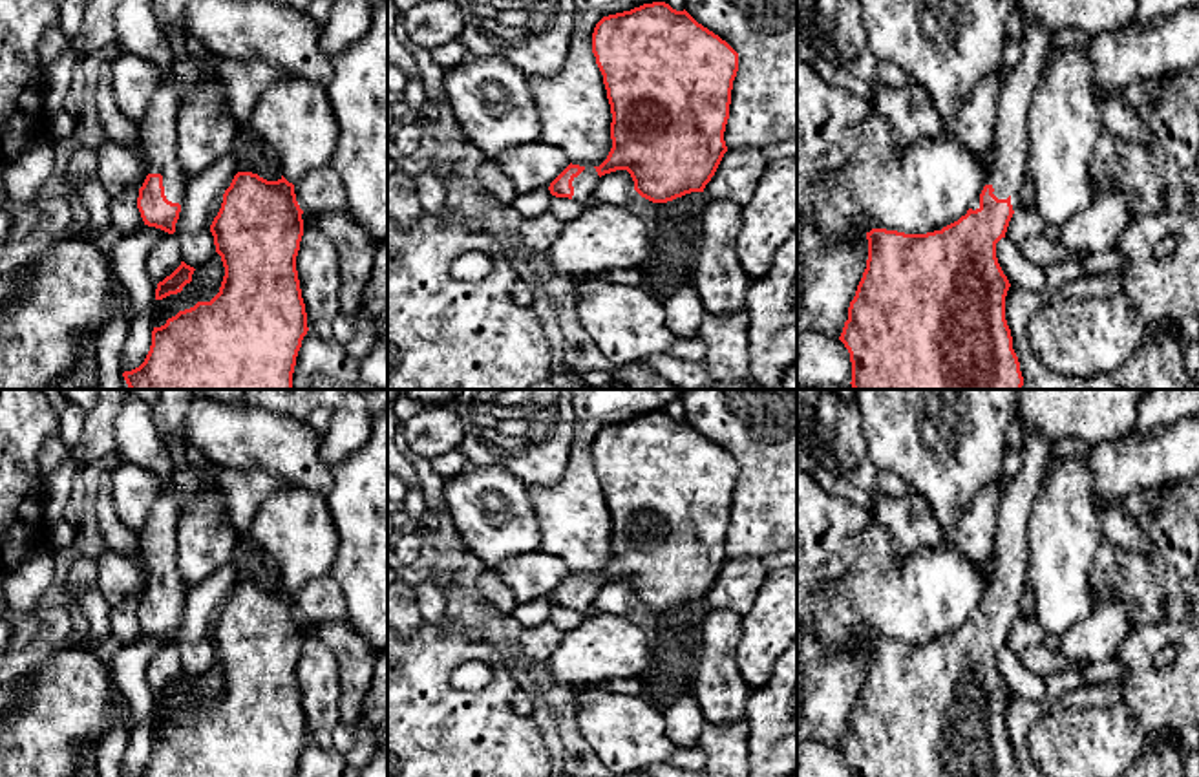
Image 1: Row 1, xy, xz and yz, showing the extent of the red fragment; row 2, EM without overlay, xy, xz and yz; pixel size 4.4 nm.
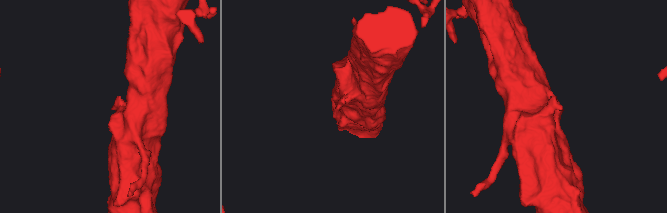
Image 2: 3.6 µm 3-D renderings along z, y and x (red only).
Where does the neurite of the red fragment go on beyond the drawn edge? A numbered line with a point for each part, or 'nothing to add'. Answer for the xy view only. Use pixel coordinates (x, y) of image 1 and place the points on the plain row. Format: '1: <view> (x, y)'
1: xy (158, 542)

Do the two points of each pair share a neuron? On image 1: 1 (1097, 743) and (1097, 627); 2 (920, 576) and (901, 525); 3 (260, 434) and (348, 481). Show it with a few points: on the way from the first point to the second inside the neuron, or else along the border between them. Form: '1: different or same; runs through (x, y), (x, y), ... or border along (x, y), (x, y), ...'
1: different; border along (1135, 624), (1112, 659)
2: different; border along (878, 525), (889, 534), (894, 564), (940, 540)
3: different; border along (331, 468), (331, 489), (324, 496)

